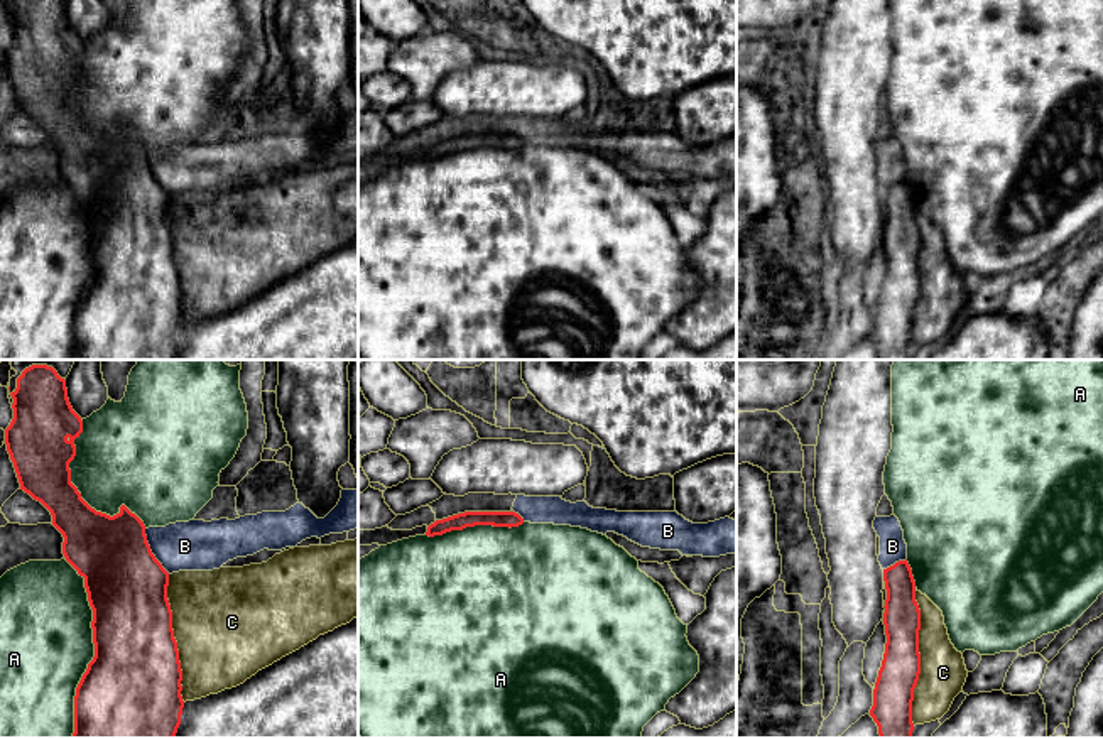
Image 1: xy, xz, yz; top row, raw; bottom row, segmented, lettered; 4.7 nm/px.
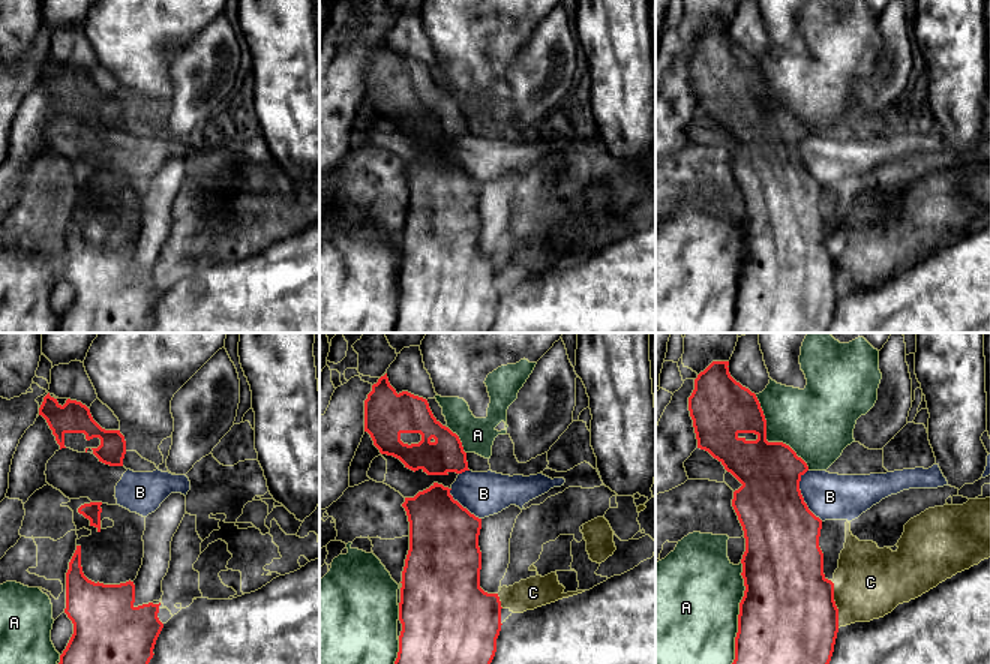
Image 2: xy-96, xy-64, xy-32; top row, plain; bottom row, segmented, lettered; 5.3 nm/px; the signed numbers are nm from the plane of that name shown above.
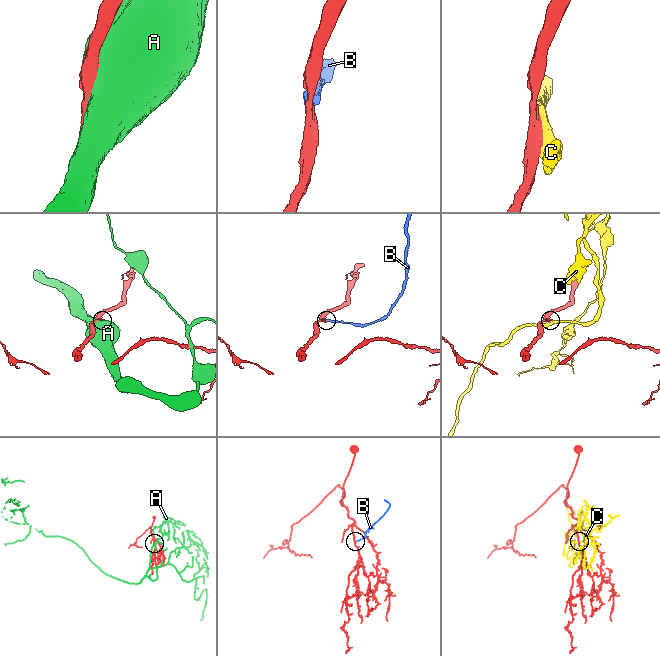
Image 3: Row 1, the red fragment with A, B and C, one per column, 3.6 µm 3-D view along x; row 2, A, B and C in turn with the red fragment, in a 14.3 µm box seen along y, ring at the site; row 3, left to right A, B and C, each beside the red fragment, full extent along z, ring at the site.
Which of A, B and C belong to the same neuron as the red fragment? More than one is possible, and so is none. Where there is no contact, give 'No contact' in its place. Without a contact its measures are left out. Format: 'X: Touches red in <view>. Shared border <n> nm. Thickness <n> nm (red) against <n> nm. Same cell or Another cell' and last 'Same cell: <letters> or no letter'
A: Touches red in xy. Shared border 850 nm. Thickness 460 nm (red) against 440 nm. Another cell
B: Touches red in xy. Shared border 240 nm. Thickness 380 nm (red) against 240 nm. Another cell
C: Touches red in yz. Shared border 650 nm. Thickness 190 nm (red) against 220 nm. Another cell
Same cell: no letter

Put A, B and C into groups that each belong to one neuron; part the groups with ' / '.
A / B / C

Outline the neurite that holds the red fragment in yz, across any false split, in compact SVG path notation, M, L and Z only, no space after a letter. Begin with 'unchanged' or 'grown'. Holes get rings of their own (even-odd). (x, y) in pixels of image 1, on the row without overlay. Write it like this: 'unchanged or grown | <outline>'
unchanged | M907 181L883 191L883 203L887 265L870 338L878 348L880 360L912 360L912 323L921 296L921 231Z

